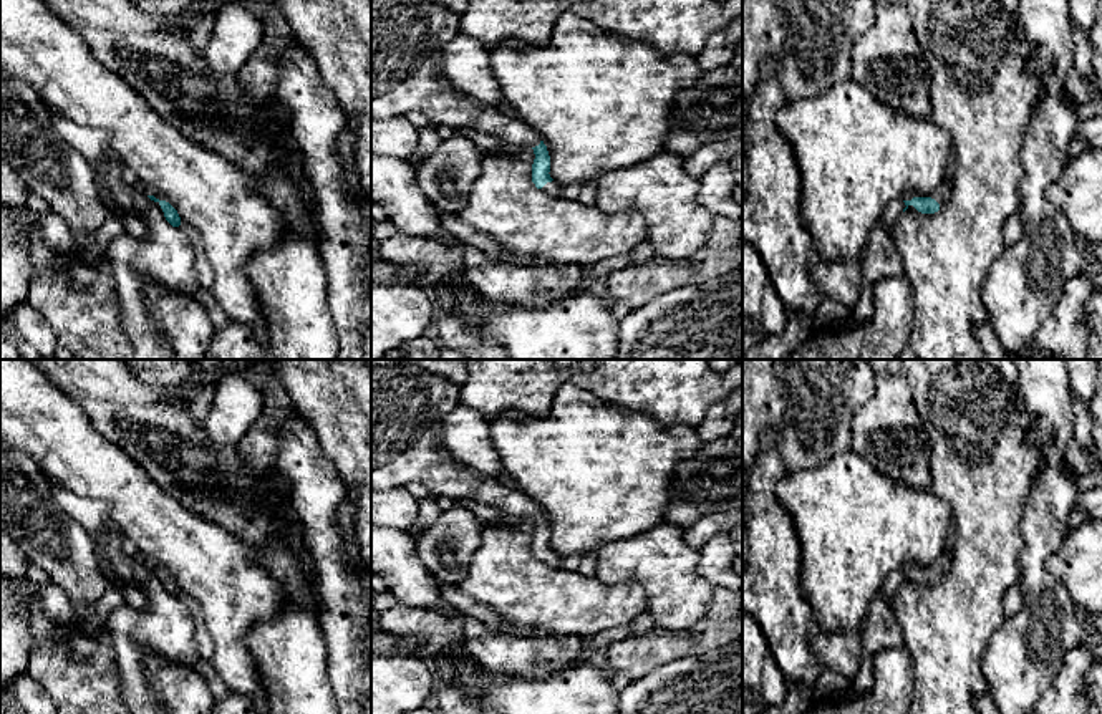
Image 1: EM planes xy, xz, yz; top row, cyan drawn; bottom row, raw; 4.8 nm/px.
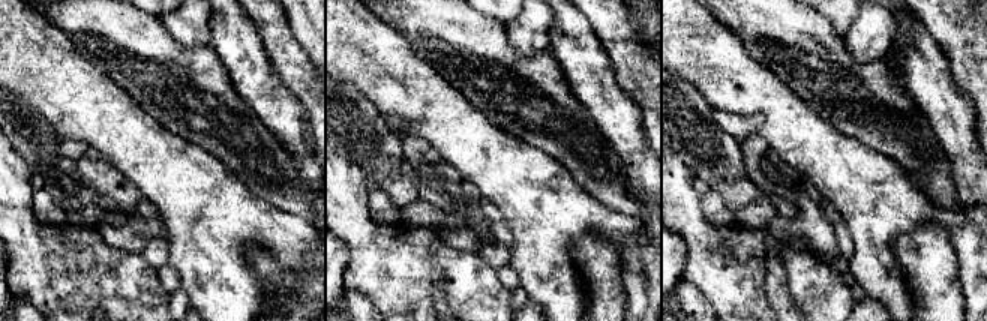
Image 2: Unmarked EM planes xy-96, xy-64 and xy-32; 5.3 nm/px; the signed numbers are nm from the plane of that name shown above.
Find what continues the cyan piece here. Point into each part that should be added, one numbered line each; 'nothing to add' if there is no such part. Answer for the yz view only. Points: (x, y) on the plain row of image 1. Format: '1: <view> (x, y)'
1: yz (942, 564)
2: yz (895, 578)

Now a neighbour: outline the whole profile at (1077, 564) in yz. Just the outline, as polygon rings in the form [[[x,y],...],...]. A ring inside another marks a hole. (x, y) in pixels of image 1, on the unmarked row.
[[[1087,519],[1067,532],[1061,548],[1046,562],[1075,608],[1102,615],[1102,522]]]

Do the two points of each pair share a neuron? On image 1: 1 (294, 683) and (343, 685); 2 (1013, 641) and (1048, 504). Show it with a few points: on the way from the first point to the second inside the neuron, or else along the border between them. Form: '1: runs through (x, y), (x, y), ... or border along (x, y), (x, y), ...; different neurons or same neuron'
1: border along (325, 646), (325, 670), (335, 696); different neurons
2: runs through (1036, 607), (1036, 550), (1041, 539); same neuron

